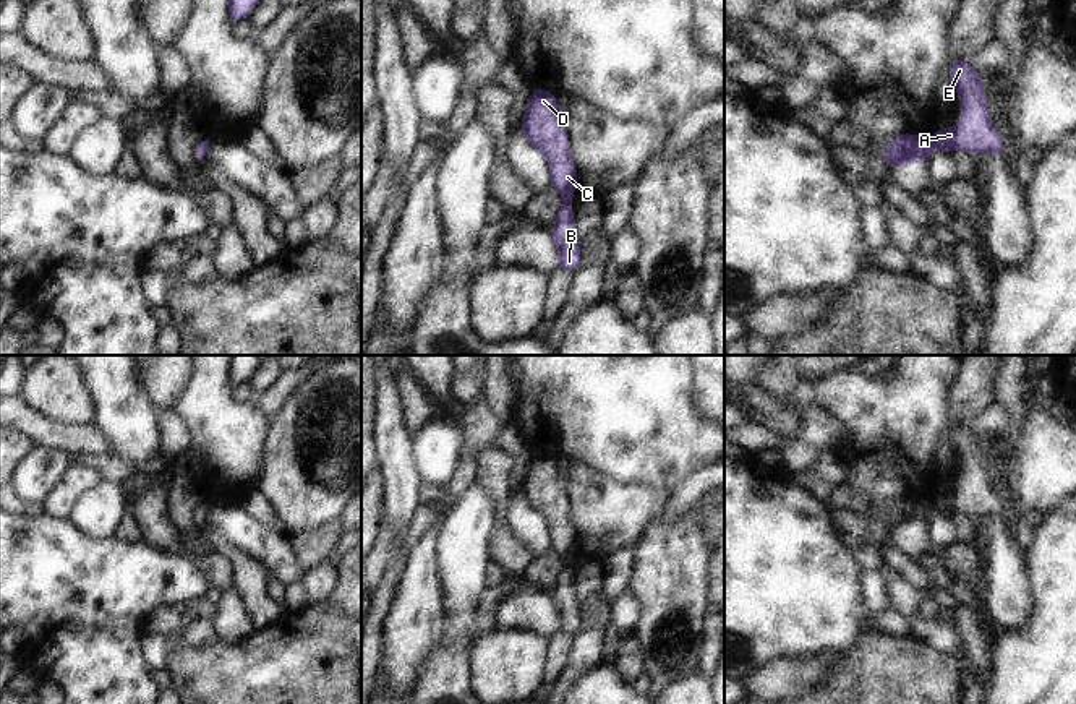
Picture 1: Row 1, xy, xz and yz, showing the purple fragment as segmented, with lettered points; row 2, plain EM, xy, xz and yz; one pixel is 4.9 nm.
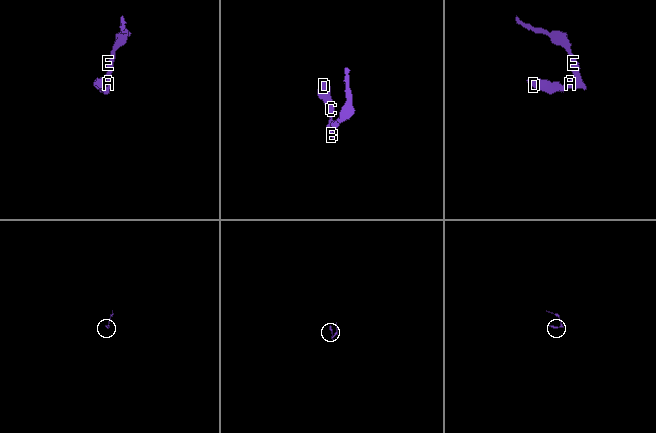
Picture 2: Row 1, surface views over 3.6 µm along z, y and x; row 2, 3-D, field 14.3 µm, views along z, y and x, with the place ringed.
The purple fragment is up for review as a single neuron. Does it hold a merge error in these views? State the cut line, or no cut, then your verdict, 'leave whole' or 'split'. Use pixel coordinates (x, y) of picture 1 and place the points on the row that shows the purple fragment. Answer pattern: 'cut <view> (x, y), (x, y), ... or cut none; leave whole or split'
cut none; leave whole

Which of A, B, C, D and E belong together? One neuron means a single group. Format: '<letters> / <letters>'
A B C D E

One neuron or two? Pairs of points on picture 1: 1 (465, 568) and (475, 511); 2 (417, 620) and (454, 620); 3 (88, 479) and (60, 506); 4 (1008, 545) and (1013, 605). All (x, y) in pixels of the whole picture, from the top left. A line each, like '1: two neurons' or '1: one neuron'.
1: one neuron
2: two neurons
3: one neuron
4: one neuron

